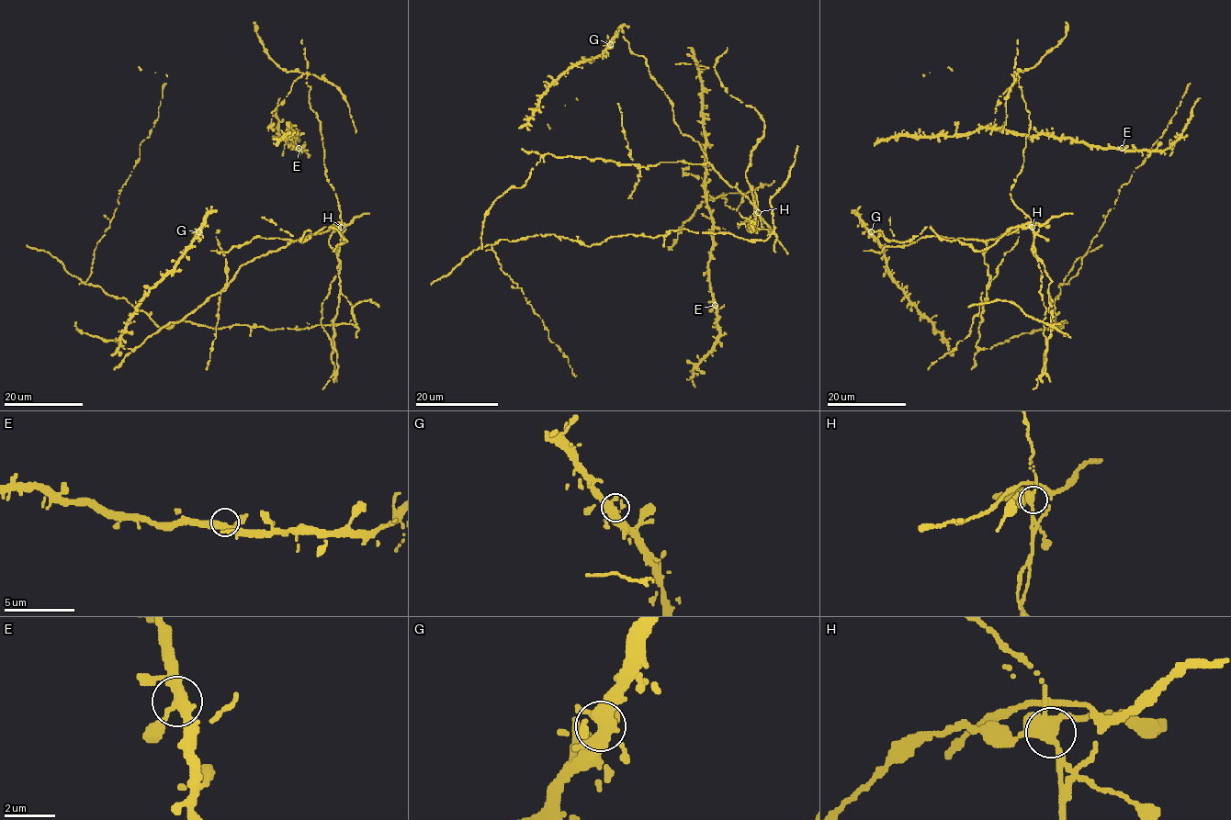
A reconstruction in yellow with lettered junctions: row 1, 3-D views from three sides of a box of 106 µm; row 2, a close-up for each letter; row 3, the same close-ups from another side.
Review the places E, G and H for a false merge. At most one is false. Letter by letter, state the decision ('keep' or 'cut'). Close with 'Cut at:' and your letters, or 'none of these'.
E: keep
G: keep
H: cut
Cut at: H

